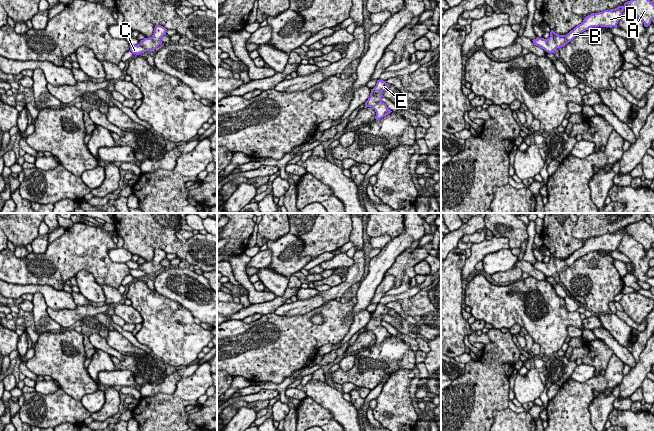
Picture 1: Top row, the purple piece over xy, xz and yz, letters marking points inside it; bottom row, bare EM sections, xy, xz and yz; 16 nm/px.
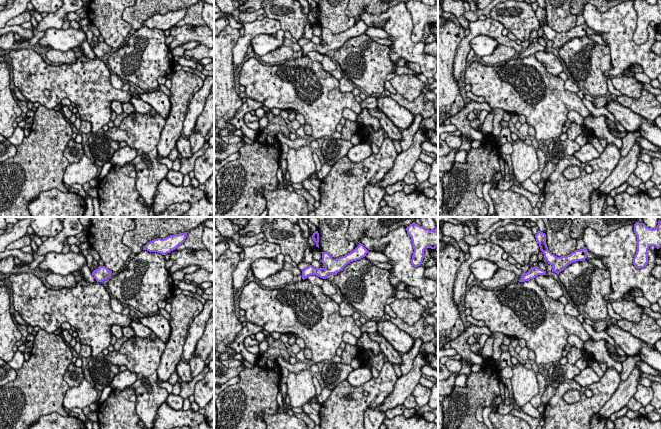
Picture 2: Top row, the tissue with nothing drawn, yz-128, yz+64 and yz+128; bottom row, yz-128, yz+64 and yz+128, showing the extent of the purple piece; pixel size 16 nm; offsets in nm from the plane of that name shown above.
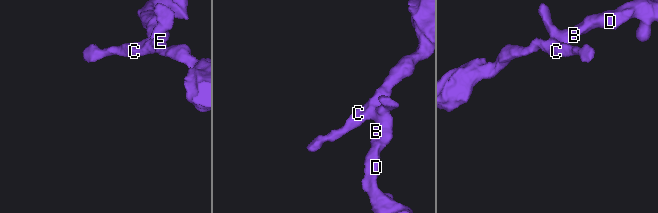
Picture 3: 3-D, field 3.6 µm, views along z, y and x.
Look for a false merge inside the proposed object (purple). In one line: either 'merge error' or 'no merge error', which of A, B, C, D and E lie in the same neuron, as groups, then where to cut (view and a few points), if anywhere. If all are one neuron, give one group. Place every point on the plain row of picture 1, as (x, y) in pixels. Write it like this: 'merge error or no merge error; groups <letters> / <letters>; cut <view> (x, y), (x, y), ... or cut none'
no merge error; groups A B C D E; cut none

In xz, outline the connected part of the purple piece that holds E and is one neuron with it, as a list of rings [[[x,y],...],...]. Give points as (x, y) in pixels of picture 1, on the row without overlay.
[[[380,303],[377,304],[376,310],[373,313],[371,313],[370,321],[365,326],[364,332],[372,331],[375,334],[376,344],[379,344],[392,336],[382,325],[382,316],[388,315],[389,310],[390,308],[388,308],[386,305]]]

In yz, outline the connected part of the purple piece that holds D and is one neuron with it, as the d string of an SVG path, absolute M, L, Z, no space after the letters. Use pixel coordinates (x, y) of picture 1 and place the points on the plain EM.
M644 220L627 225L623 230L615 233L604 234L586 240L581 248L576 250L566 259L559 259L553 254L548 263L539 262L532 264L534 269L541 271L548 277L553 277L557 272L563 271L572 265L578 258L592 251L617 251L624 233L631 235L635 240L642 244L645 251L651 248L654 243L654 228Z

